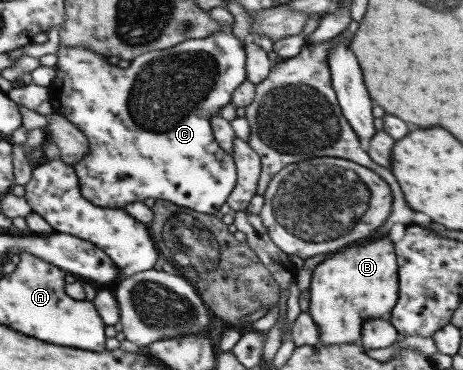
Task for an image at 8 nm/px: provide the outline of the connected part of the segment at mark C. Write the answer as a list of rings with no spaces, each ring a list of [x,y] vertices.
[[[216,32],[209,37],[188,39],[168,47],[143,53],[141,57],[135,57],[129,67],[119,69],[111,61],[105,61],[105,56],[93,53],[82,47],[65,47],[59,43],[56,49],[56,71],[54,80],[48,85],[48,102],[53,109],[53,113],[64,117],[69,123],[72,123],[85,137],[88,143],[87,153],[77,162],[71,164],[74,174],[77,176],[79,193],[85,197],[89,203],[97,205],[100,208],[119,209],[129,203],[143,201],[147,197],[151,199],[163,199],[171,202],[173,205],[185,207],[202,214],[214,214],[227,199],[230,191],[236,182],[236,171],[233,165],[233,158],[225,153],[213,137],[209,118],[219,115],[220,109],[230,101],[230,95],[237,86],[246,80],[245,71],[245,50],[246,41],[240,41],[227,32]]]

